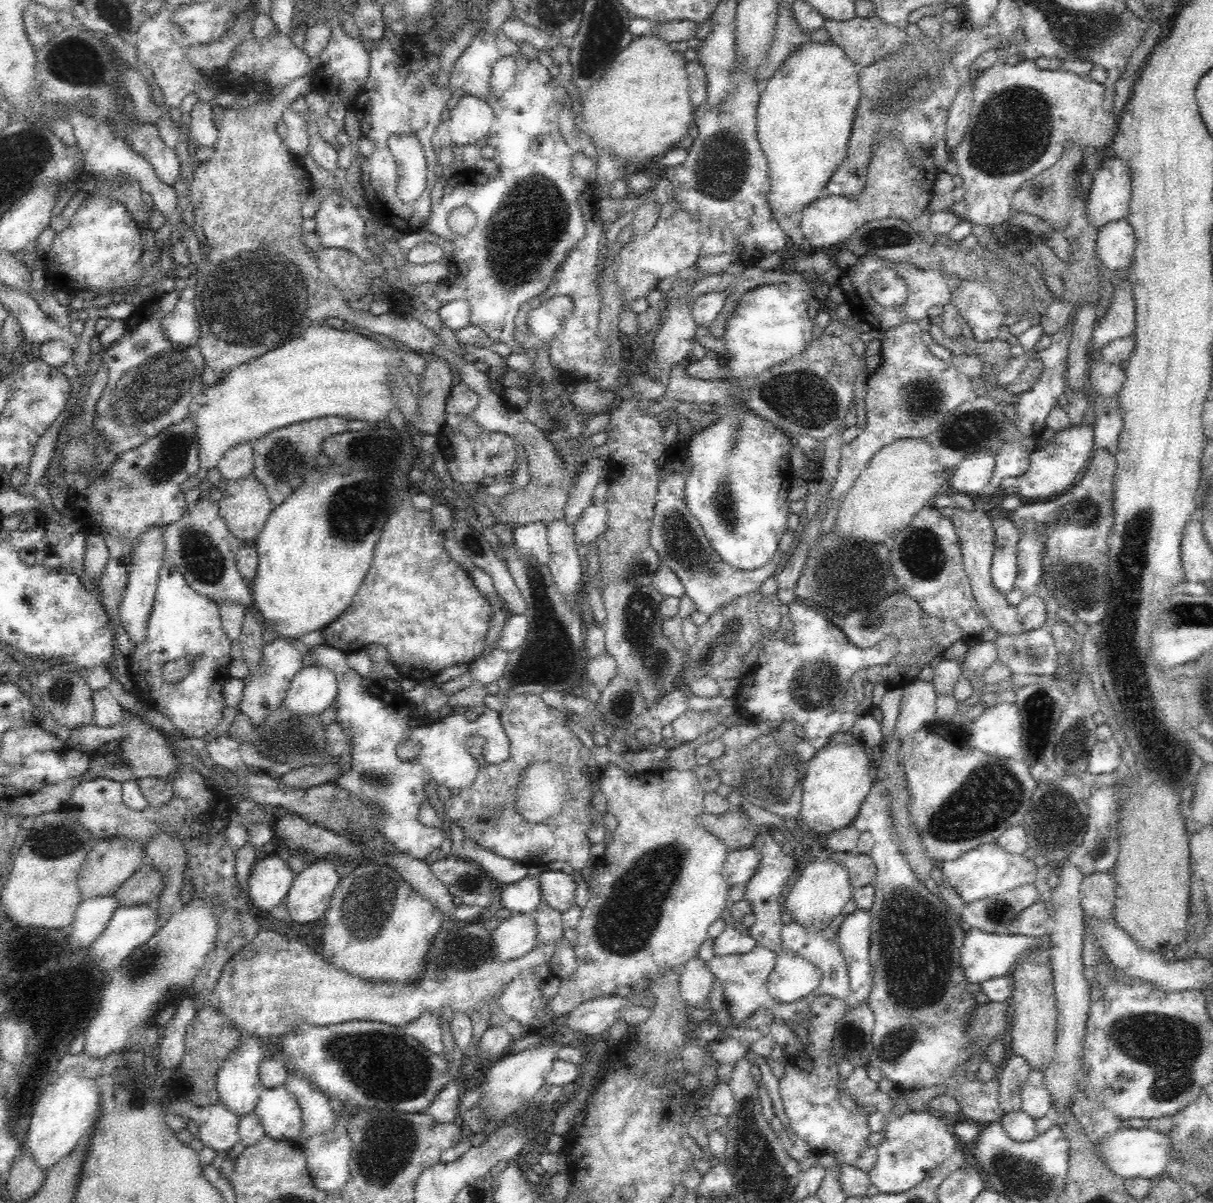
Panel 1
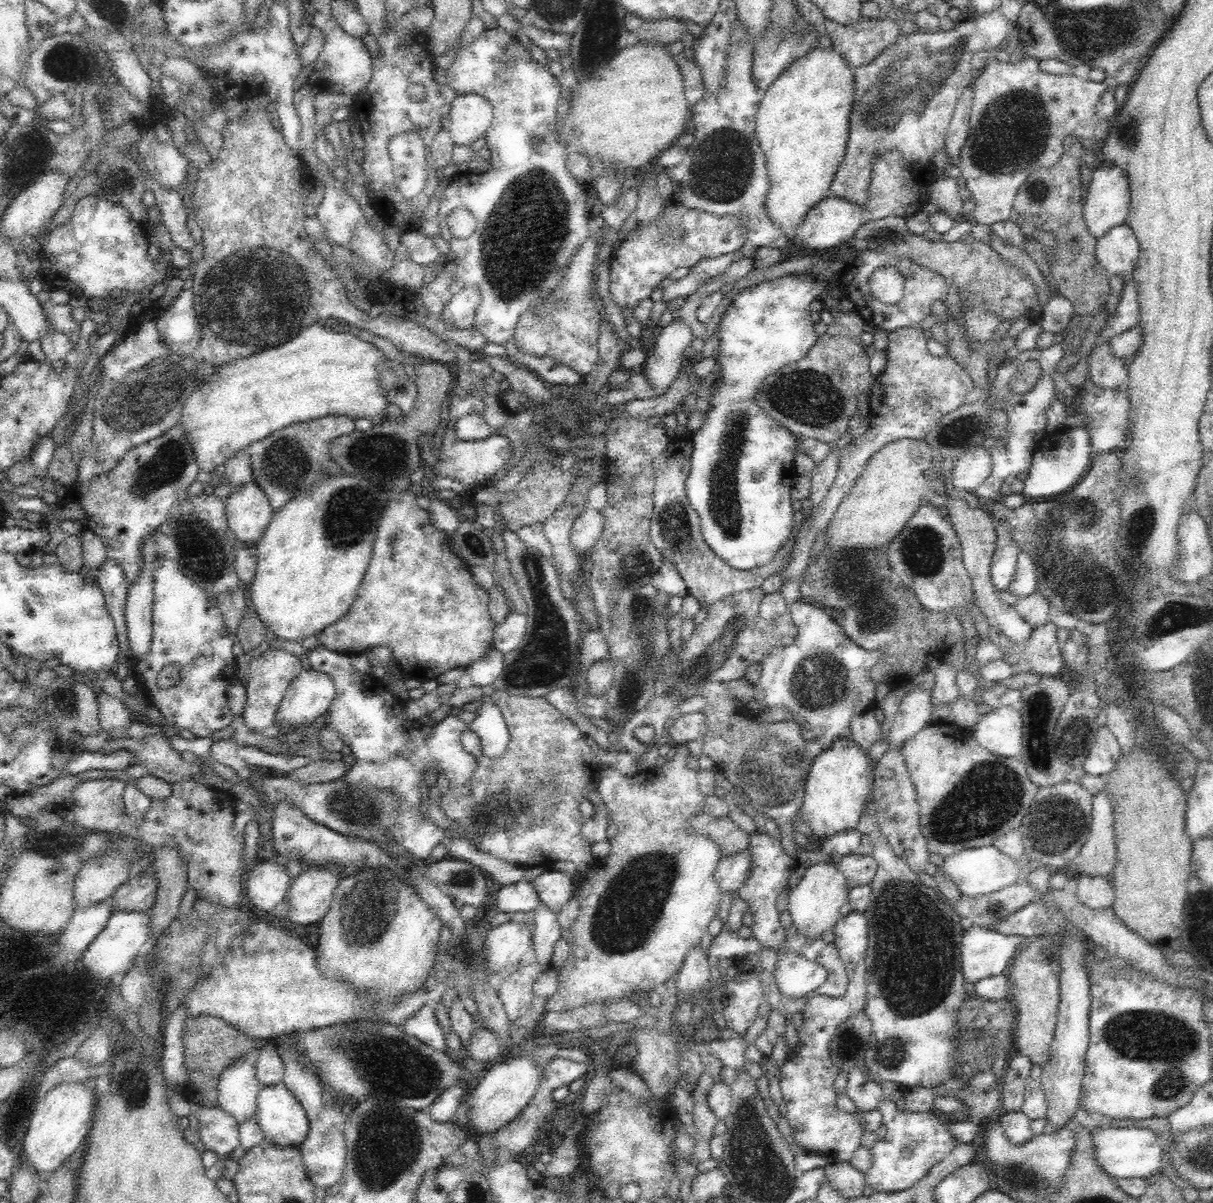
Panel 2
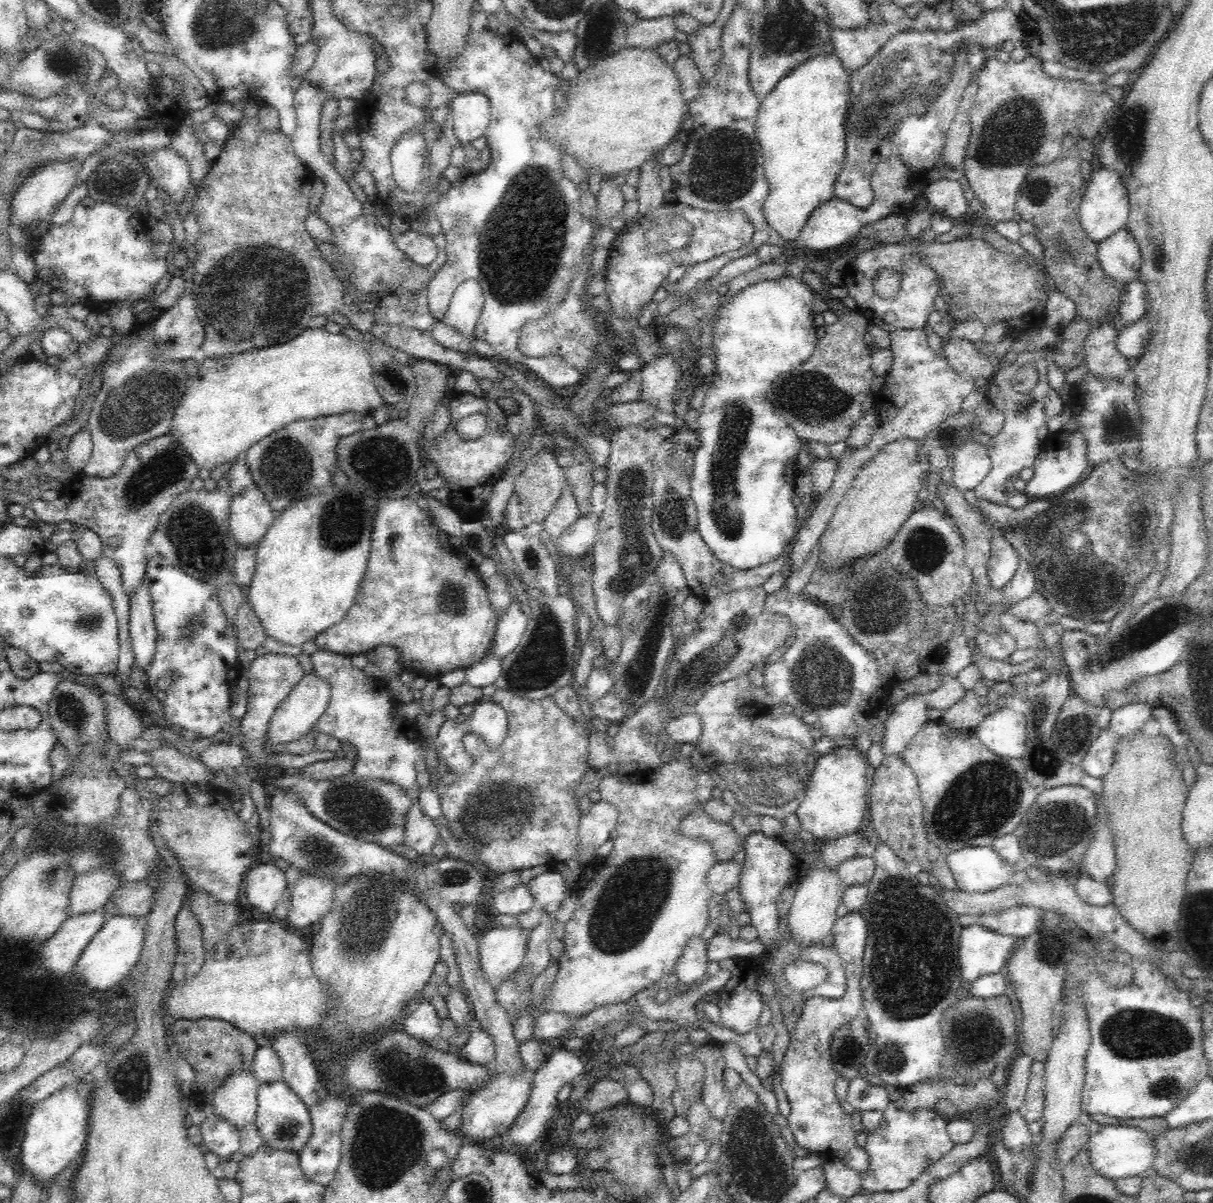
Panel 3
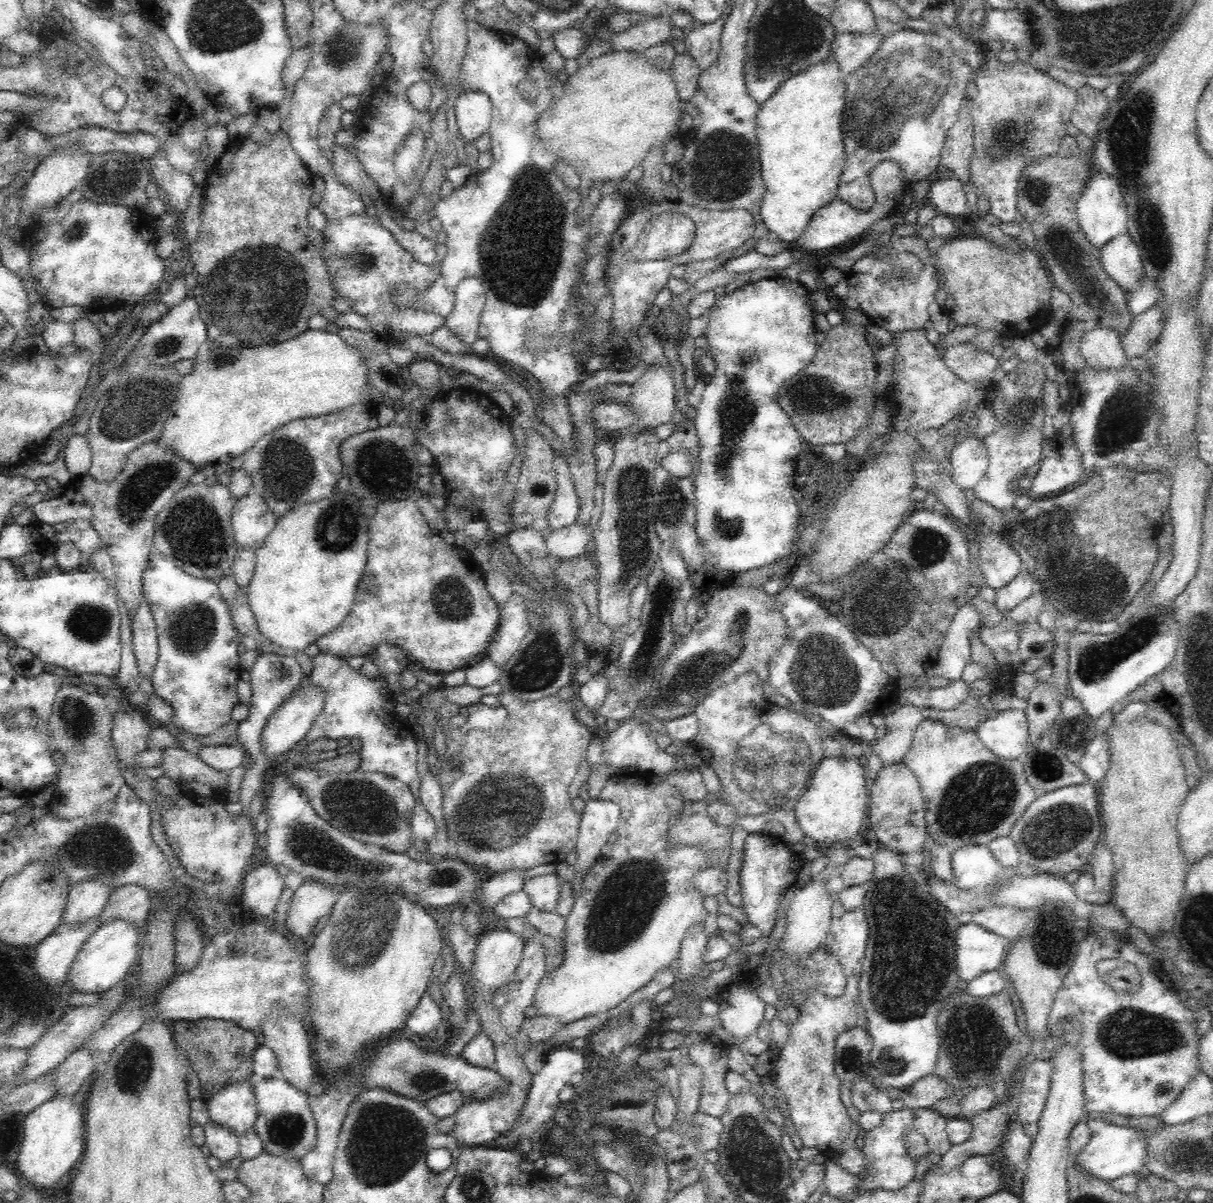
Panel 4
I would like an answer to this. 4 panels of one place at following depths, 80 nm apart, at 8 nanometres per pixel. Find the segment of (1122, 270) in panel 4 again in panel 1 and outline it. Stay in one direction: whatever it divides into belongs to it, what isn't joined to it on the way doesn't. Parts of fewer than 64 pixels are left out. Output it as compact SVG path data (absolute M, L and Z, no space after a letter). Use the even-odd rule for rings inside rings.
M1128 219L1109 222L1097 234L1097 254L1108 270L1127 269L1136 256L1135 234Z

